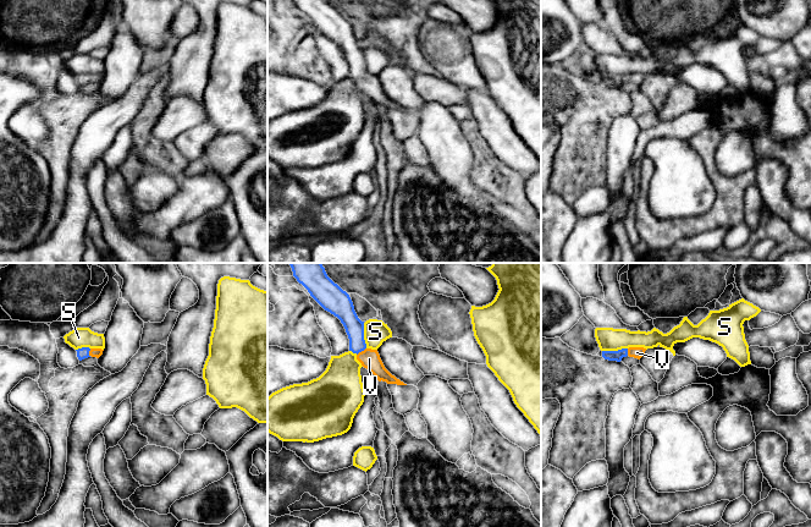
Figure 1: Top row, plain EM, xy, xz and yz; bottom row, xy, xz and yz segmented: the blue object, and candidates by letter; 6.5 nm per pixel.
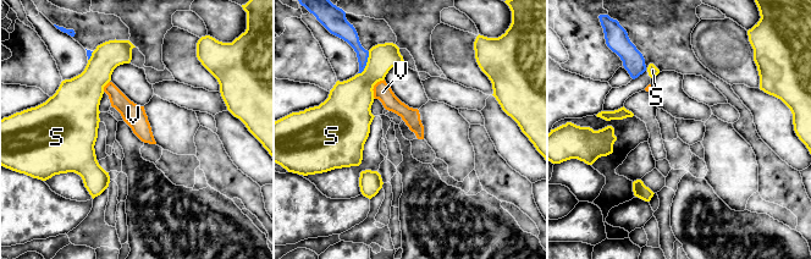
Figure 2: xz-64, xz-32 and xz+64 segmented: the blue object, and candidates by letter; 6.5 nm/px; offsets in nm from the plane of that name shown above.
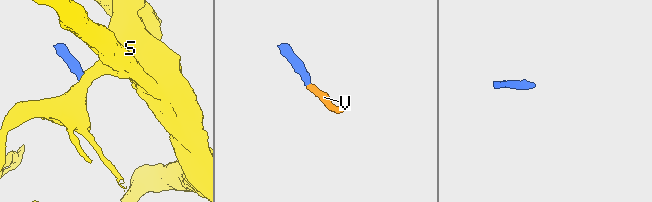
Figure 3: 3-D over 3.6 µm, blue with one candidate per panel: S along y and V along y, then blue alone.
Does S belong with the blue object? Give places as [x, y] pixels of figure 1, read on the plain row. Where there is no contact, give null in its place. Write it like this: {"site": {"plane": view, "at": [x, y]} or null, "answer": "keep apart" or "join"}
{"site": {"plane": "xz", "at": [363, 61]}, "answer": "keep apart"}

